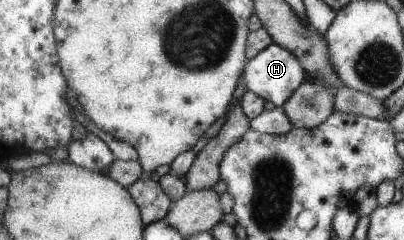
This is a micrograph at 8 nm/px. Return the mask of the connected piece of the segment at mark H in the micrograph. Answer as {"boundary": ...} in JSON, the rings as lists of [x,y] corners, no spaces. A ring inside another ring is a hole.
{"boundary":[[[273,42],[247,61],[242,76],[246,90],[261,97],[264,101],[271,101],[274,106],[283,105],[302,81],[309,78],[298,59],[288,49]]]}

